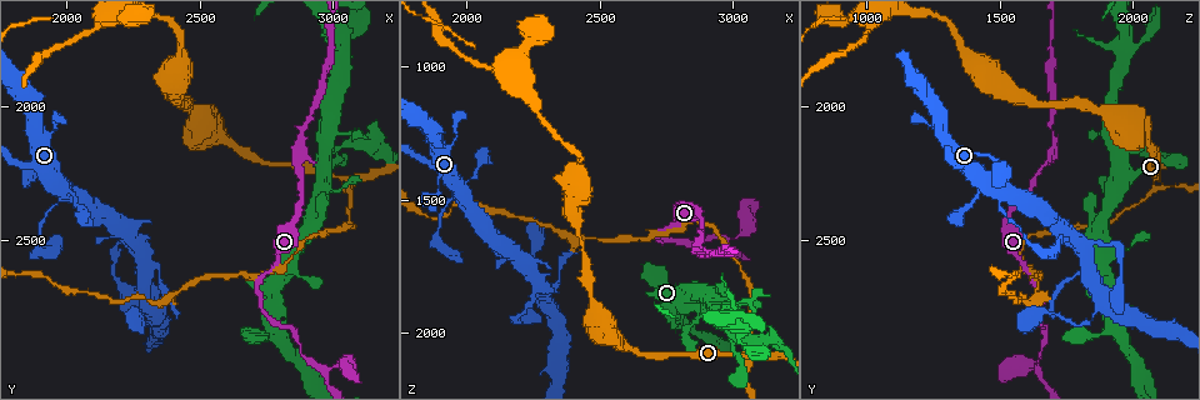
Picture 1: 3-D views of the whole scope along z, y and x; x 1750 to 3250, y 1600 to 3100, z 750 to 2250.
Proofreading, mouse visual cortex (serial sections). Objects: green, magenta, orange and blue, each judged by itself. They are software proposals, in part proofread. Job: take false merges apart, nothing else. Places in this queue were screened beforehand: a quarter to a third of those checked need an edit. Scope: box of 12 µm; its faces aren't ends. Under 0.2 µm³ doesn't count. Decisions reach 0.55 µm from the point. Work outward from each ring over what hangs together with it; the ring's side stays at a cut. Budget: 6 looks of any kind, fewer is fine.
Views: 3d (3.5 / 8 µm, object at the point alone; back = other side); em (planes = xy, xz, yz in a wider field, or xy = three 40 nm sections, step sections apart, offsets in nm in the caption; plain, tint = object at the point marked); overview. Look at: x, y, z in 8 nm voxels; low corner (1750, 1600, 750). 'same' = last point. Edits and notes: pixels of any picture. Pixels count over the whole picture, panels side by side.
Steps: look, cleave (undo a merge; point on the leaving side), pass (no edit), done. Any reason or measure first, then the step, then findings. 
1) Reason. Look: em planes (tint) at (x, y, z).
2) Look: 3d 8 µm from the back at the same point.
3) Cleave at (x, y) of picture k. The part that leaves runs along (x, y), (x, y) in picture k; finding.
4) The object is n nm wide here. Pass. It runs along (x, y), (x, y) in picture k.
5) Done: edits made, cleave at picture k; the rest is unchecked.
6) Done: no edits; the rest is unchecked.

Three arms meet. Look: 3d 8 µm at (2300, 2760, 1870).

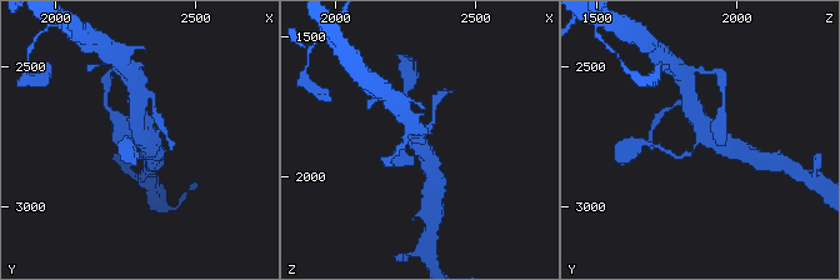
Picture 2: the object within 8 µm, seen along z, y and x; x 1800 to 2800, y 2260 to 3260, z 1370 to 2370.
Closer look. Look: 3d 3.5 µm at (2290, 2760, 1870).

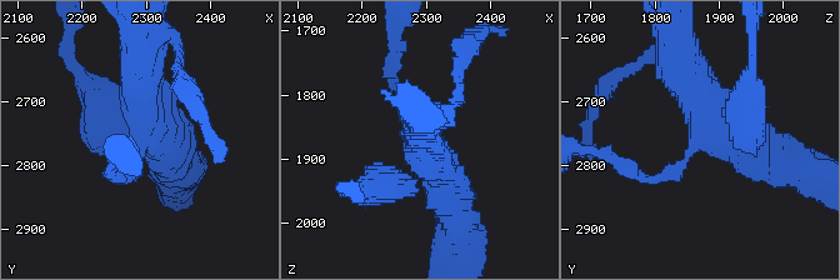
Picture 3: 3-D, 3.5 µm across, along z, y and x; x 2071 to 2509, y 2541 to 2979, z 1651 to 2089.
Pass. It runs along (679, 44), (726, 129), (778, 159) in picture 3; one cell here.

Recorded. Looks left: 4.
Thin neck. Look: 3d 3.5 µm from the back at (3030, 2280, 2080).

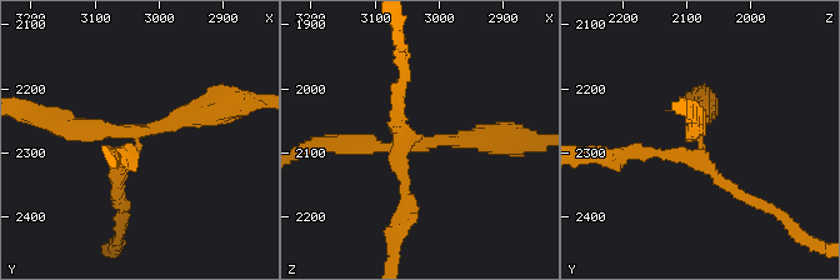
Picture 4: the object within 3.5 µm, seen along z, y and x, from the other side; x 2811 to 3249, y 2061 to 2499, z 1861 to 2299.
4 arms meet here; the arms are 150, 150, 250, 300 nm wide; now the EM. Look: em planes (tint) at (3035, 2270, 2085).

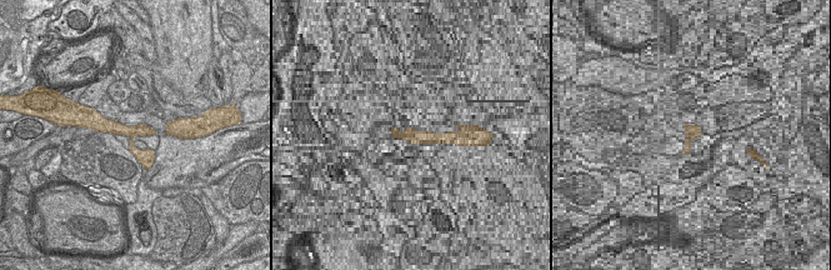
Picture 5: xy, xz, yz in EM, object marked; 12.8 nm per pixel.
Cut it another way. Look: em xy step 3 (tint) at the same point.

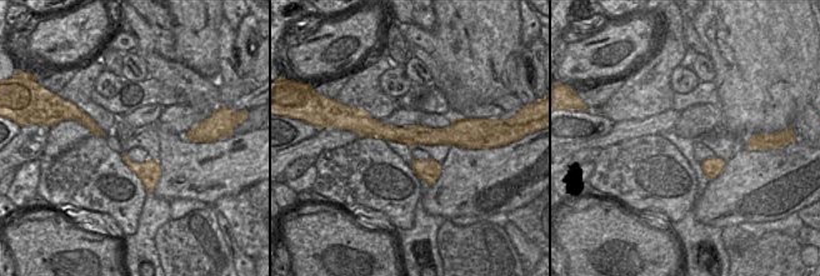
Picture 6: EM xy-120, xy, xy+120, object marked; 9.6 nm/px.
Pass. It runs along (358, 126), (401, 135), (464, 131) in picture 6; all the same cell.

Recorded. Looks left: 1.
Done: no edits; the rest is unchecked.

